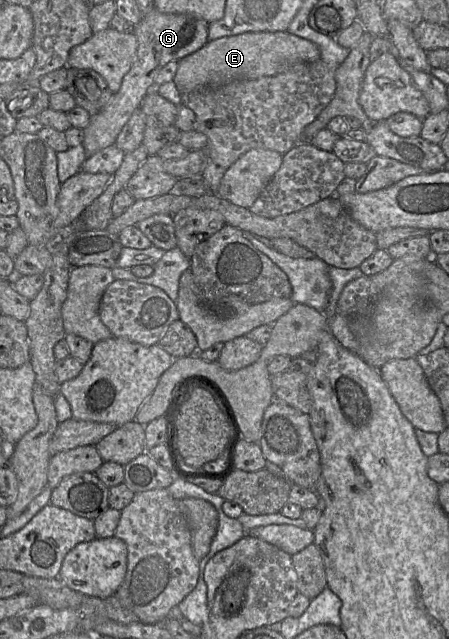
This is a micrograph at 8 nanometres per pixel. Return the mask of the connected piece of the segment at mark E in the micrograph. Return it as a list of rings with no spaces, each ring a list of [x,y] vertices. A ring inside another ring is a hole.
[[[288,31],[246,32],[208,41],[197,51],[180,59],[173,82],[183,95],[198,88],[219,86],[233,80],[276,75],[296,63],[318,59],[320,49],[315,43]]]

